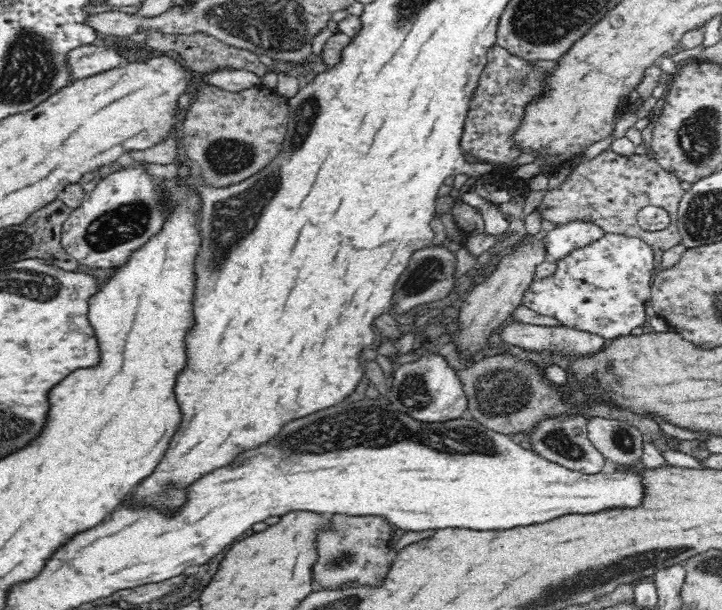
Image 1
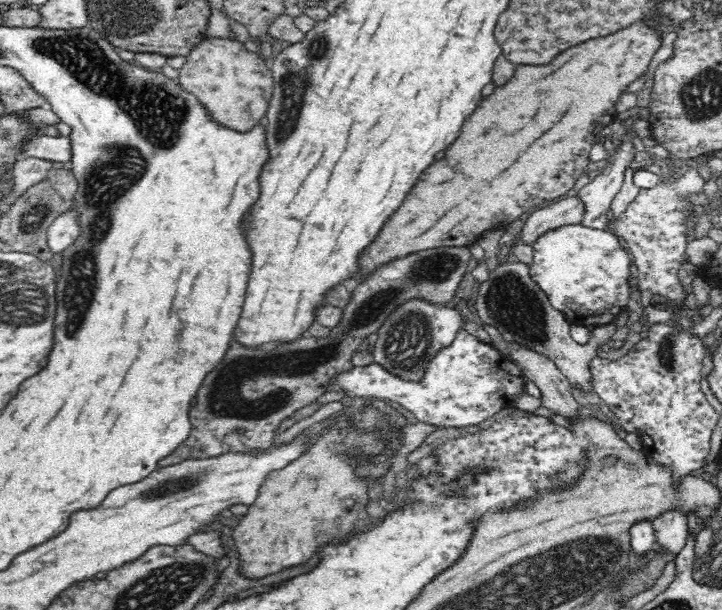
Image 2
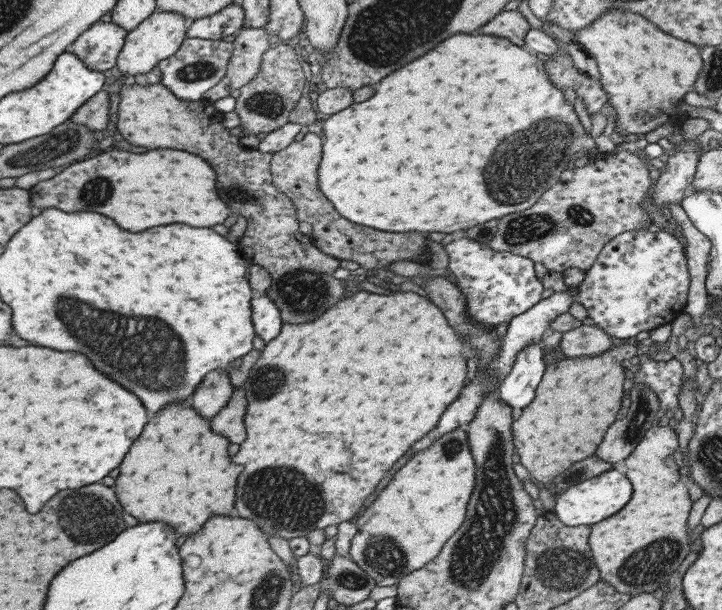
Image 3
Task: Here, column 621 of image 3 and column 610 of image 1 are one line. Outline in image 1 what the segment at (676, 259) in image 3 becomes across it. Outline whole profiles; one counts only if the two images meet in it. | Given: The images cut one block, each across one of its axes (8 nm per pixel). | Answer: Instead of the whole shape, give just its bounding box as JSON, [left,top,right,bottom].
[523,233,656,338]

